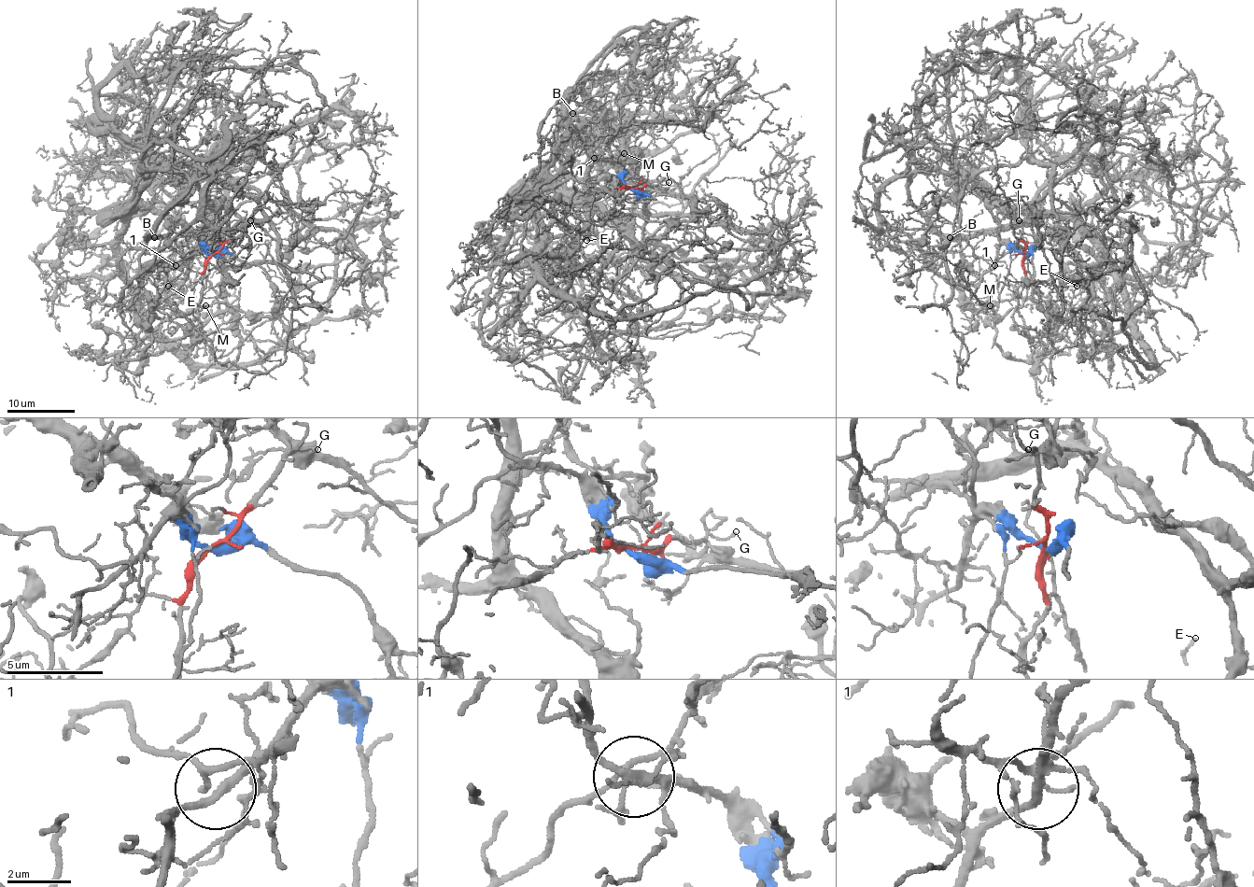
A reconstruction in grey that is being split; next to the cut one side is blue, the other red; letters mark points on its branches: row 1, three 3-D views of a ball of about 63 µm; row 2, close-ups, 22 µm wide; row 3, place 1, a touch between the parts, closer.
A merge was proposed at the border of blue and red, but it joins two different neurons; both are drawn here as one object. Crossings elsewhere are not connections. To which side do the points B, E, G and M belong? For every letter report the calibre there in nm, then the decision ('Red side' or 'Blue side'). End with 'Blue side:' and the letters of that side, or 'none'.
B: Thickness 120 nm. Blue side
E: Thickness 130 nm. Blue side
G: Thickness 120 nm. Red side
M: Thickness 100 nm. Blue side
Blue side: B, E, M

